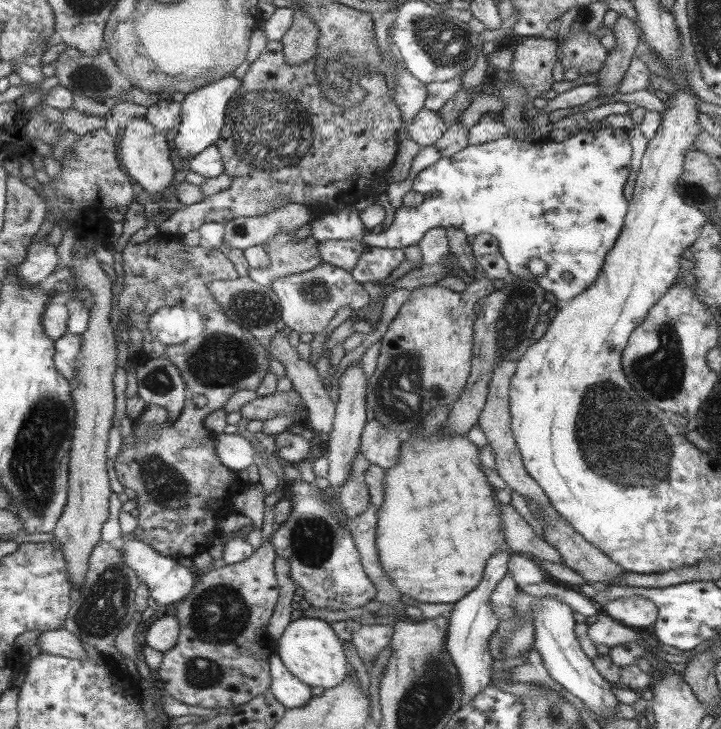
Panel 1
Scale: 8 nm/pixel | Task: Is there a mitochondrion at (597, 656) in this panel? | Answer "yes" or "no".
no

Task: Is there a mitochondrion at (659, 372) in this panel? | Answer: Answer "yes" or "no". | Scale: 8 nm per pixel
yes

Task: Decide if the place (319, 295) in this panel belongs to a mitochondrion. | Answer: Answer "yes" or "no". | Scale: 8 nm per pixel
yes

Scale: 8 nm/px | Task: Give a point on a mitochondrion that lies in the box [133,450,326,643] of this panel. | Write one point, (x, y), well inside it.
(166, 487)

